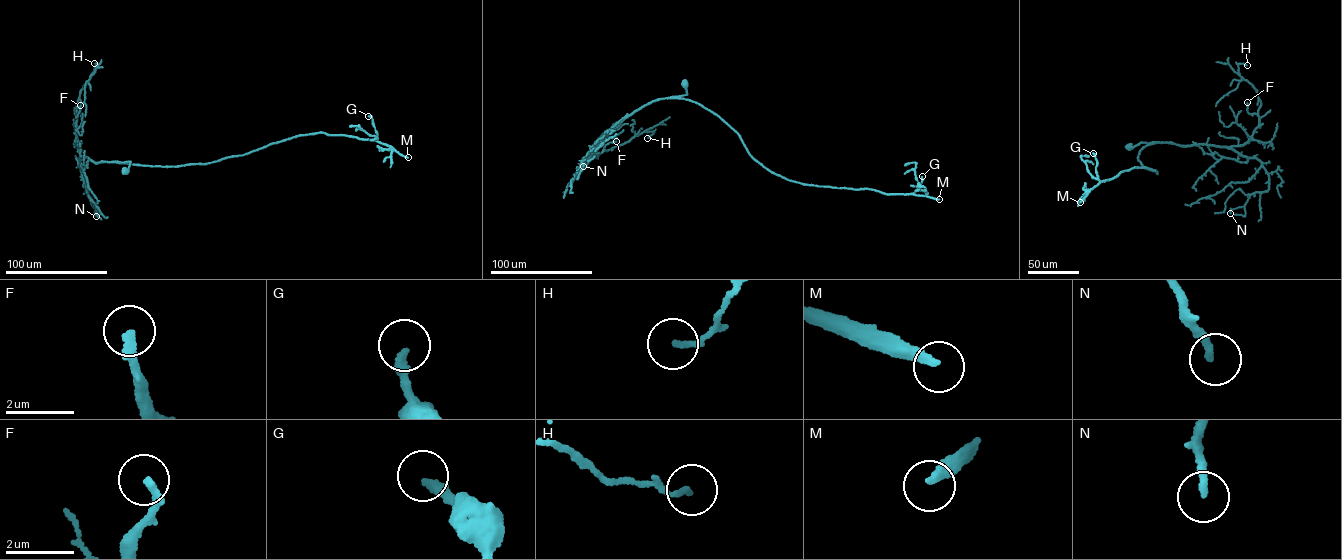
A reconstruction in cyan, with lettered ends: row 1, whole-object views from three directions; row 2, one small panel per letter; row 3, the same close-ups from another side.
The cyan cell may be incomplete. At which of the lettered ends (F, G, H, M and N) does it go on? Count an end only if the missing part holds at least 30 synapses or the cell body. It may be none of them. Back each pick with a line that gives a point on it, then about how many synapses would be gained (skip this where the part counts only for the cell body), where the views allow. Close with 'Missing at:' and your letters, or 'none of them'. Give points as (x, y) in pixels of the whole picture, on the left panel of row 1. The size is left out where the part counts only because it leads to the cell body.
M: Place: (408, 157). Roughly 300 synapses
Missing at: M

